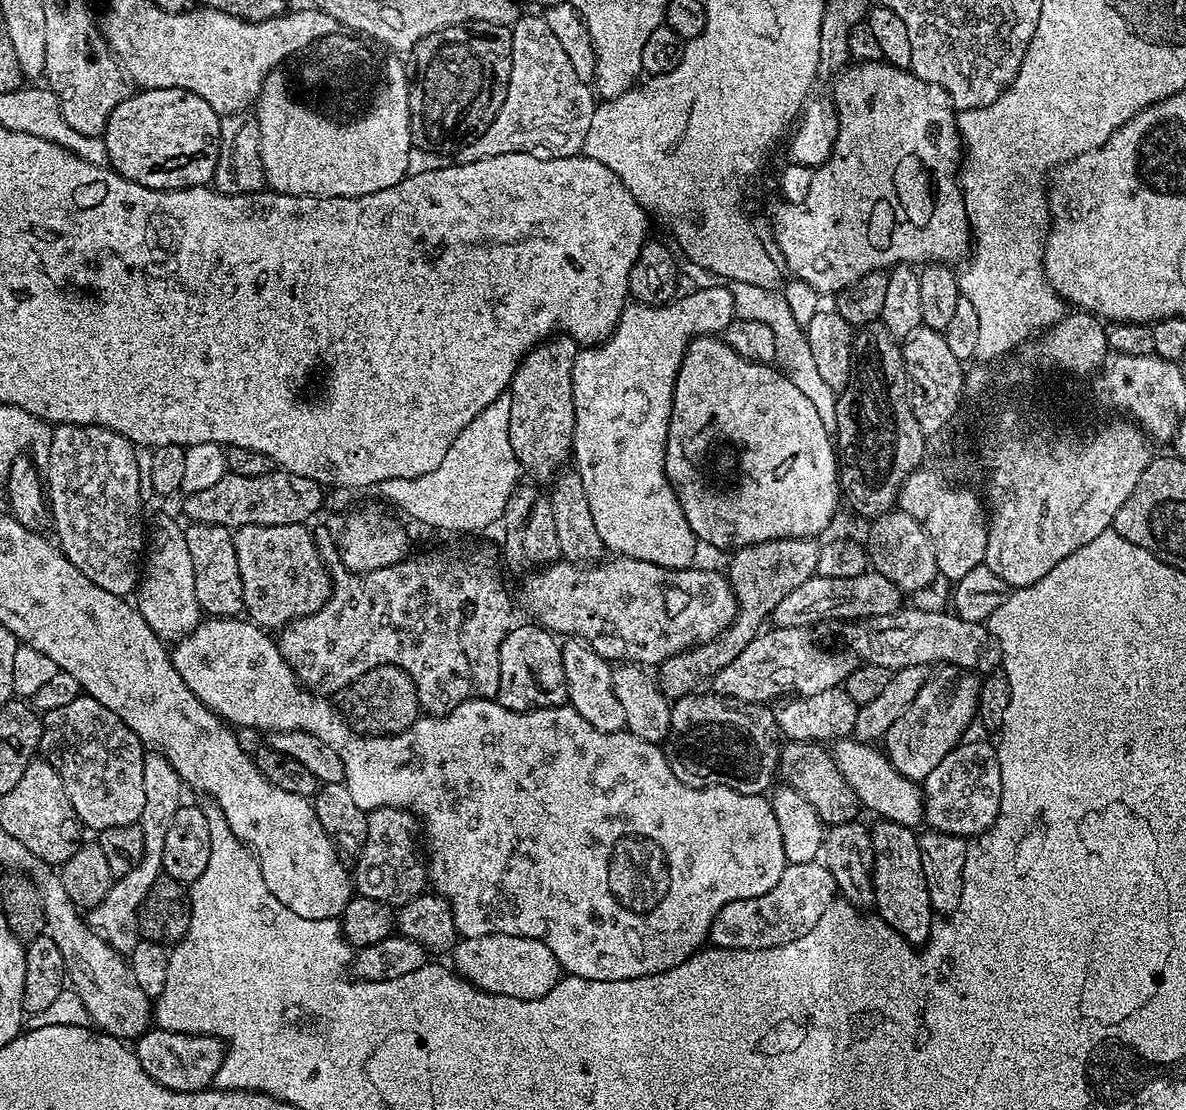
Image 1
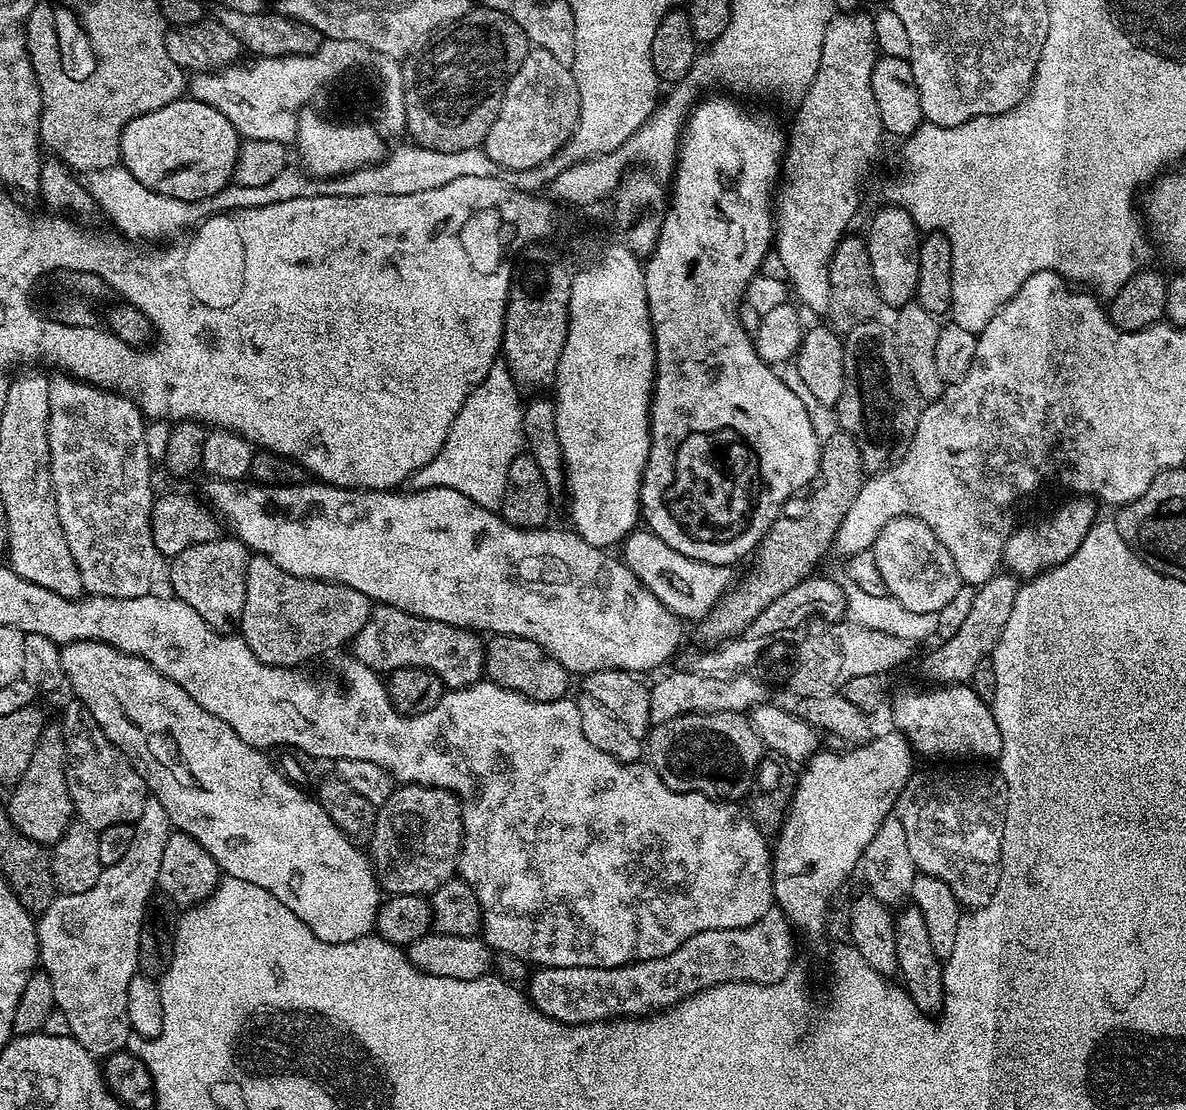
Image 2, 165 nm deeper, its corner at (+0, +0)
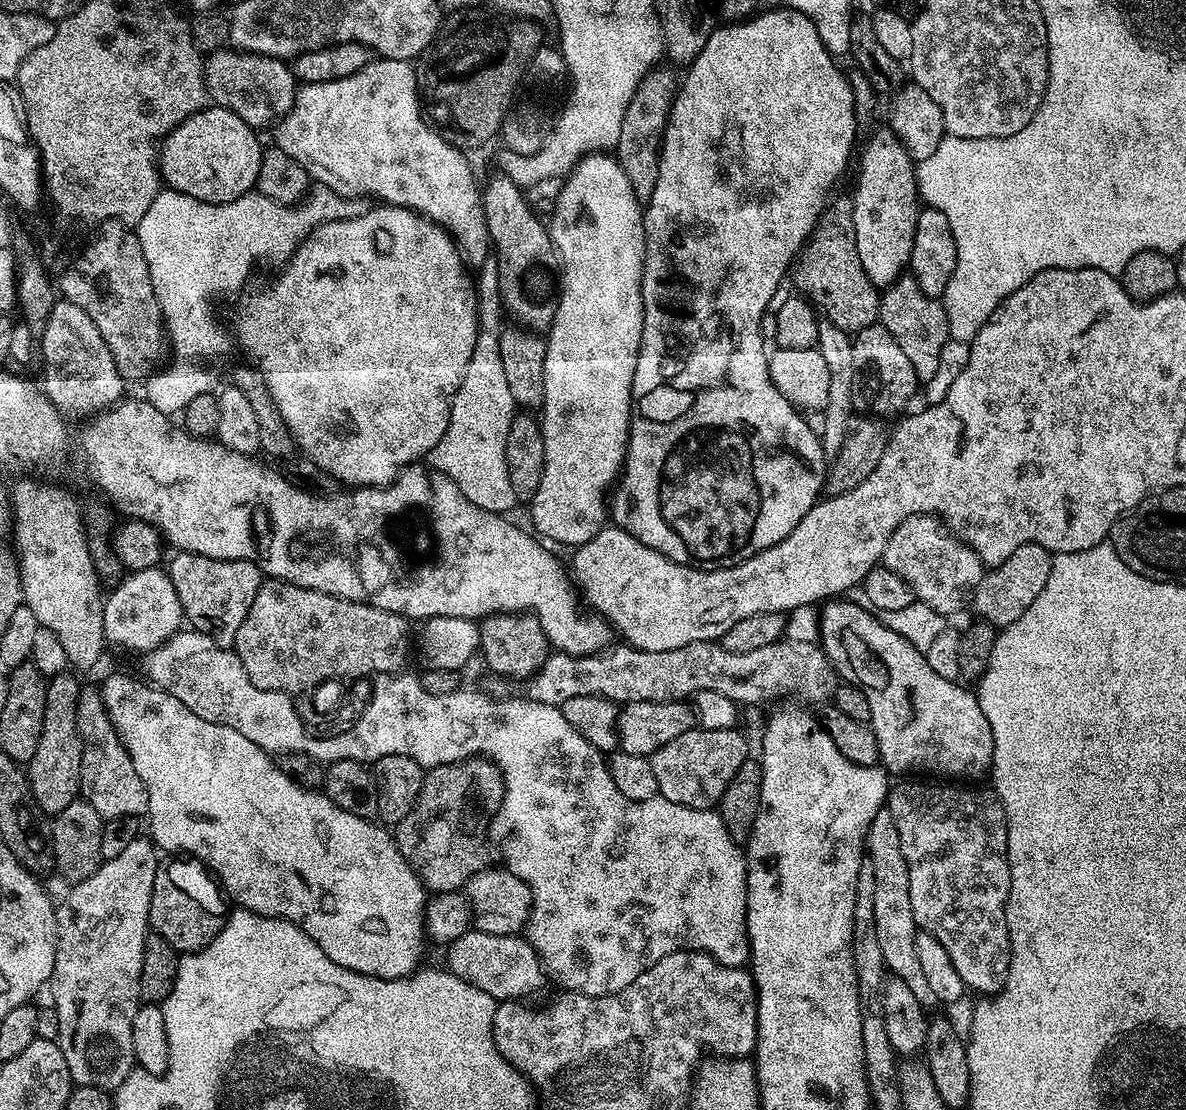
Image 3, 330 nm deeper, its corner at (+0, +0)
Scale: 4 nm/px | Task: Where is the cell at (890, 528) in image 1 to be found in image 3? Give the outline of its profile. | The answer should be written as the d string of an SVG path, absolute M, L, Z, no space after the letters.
M931 514L908 516L906 522L890 534L882 564L894 570L898 578L906 578L913 597L930 606L941 618L948 618L971 605L972 595L986 571L973 548L965 540L959 540L939 516Z

